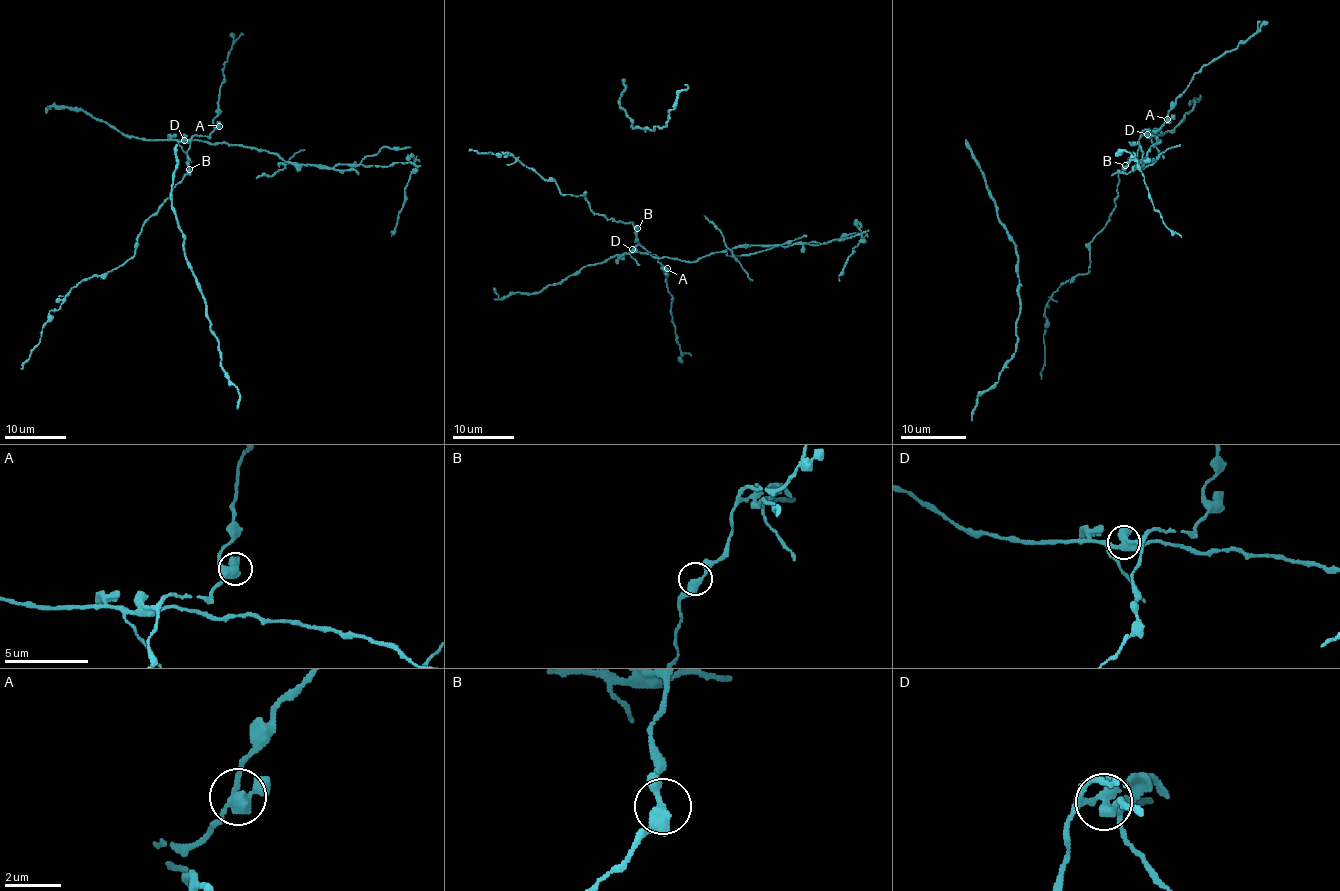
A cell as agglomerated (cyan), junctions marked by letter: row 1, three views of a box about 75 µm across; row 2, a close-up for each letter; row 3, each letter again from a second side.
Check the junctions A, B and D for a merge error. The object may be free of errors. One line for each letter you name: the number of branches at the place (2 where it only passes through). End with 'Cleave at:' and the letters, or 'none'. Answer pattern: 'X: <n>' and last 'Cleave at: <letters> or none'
D: 3
Cleave at: D

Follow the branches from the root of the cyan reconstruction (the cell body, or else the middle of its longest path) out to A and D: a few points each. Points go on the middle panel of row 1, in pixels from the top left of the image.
A: (636, 234), (634, 241), (654, 254), (667, 268)
D: (636, 234), (634, 241), (637, 244), (631, 250)

